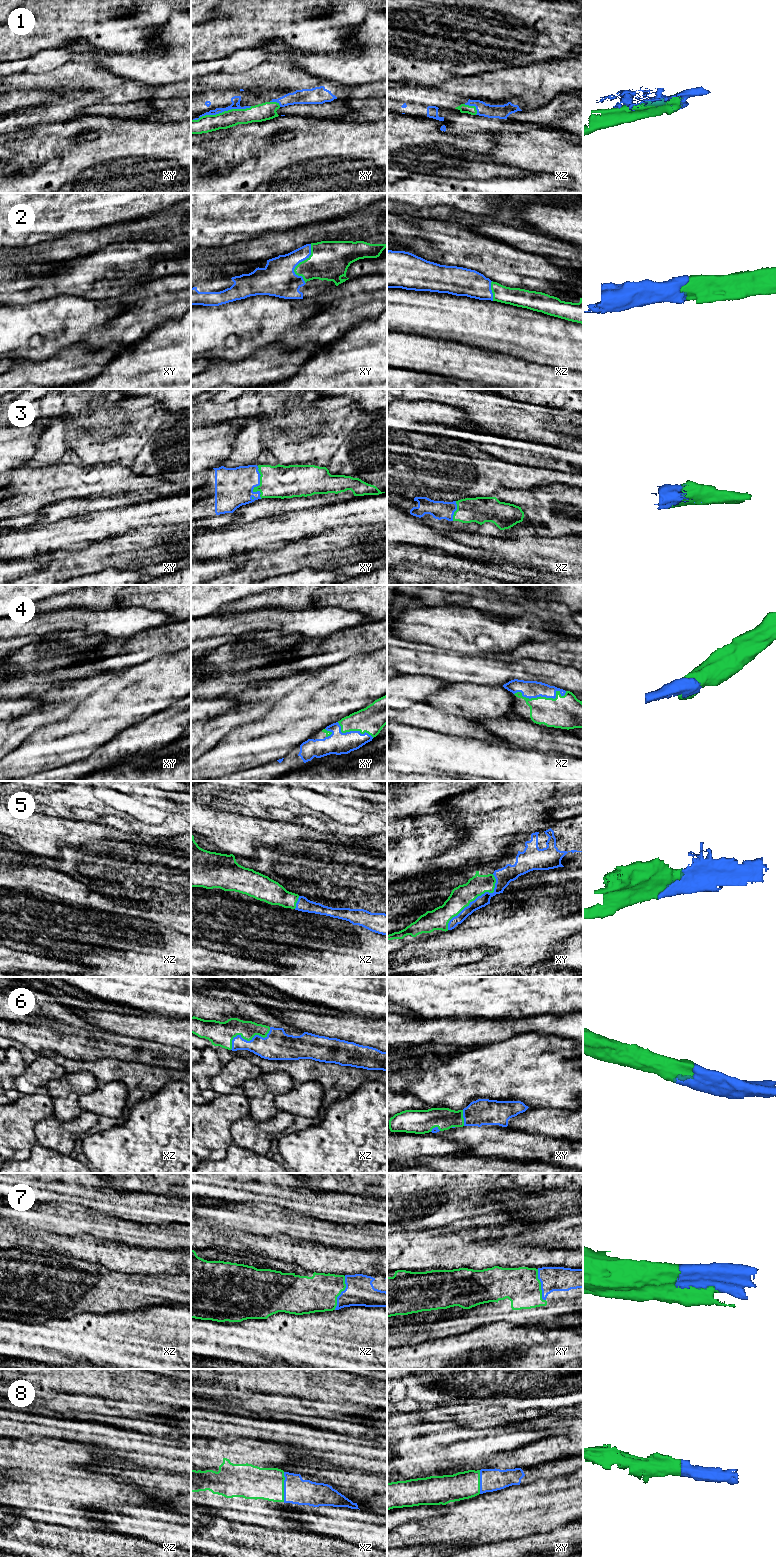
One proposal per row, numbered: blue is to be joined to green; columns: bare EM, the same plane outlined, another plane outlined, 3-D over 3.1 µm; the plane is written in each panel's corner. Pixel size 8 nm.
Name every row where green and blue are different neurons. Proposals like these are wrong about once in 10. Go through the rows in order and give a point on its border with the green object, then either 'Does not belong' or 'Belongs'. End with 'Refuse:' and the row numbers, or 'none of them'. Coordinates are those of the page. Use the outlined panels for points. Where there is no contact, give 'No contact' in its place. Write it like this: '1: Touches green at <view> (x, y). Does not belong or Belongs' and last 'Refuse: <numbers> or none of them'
1: Touches green at xy (222, 112). Belongs
2: Touches green at xy (298, 264). Belongs
3: Touches green at xy (259, 485). Belongs
4: Touches green at xz (542, 697). Belongs
5: Touches green at xy (475, 898). Belongs
6: Touches green at xz (248, 1040). Belongs
7: Touches green at xz (340, 1293). Belongs
8: Touches green at xz (283, 1487). Belongs
Refuse: none of them

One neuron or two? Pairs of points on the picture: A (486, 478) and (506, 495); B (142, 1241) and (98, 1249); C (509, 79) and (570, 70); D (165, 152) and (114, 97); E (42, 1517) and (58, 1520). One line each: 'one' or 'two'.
A: two
B: two
C: one
D: two
E: one

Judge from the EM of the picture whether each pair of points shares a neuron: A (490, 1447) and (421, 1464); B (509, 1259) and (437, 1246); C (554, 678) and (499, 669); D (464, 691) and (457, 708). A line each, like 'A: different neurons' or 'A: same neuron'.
A: same neuron
B: same neuron
C: same neuron
D: same neuron

